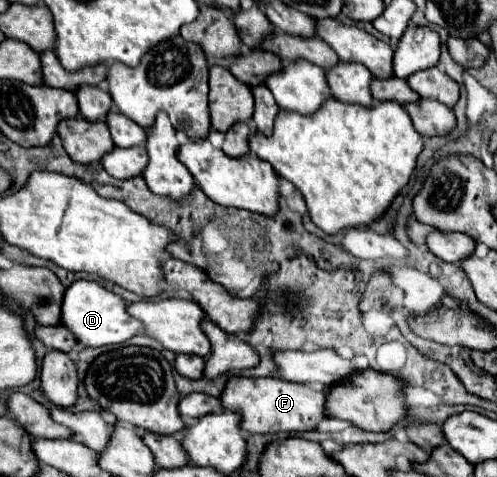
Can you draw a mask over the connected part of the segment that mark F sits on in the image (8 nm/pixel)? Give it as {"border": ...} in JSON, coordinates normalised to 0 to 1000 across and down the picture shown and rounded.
{"border":[[[465,790],[445,828],[449,853],[477,853],[485,866],[485,899],[497,908],[606,908],[638,899],[654,870],[654,820],[626,816],[610,803],[581,803],[561,790]]]}

